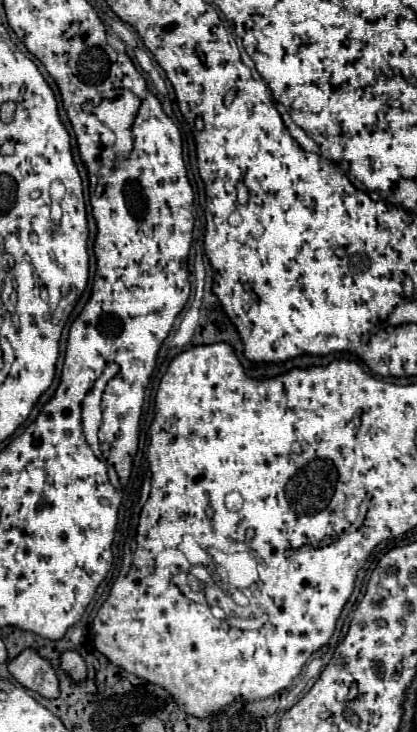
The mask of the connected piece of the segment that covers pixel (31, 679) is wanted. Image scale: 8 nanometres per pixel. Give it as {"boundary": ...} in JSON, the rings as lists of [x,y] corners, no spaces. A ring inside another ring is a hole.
{"boundary":[[[26,649],[16,659],[8,661],[8,671],[26,689],[36,691],[48,699],[58,697],[58,677],[52,665],[34,649]]]}

